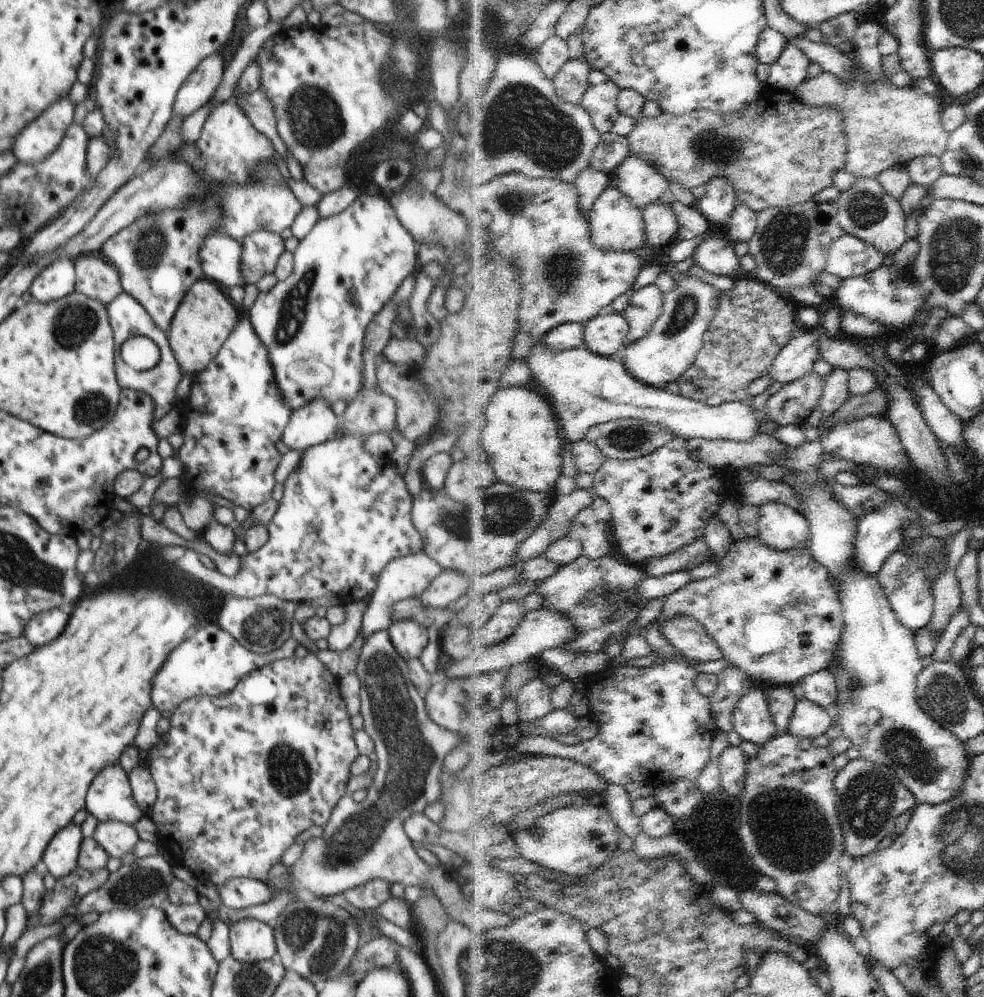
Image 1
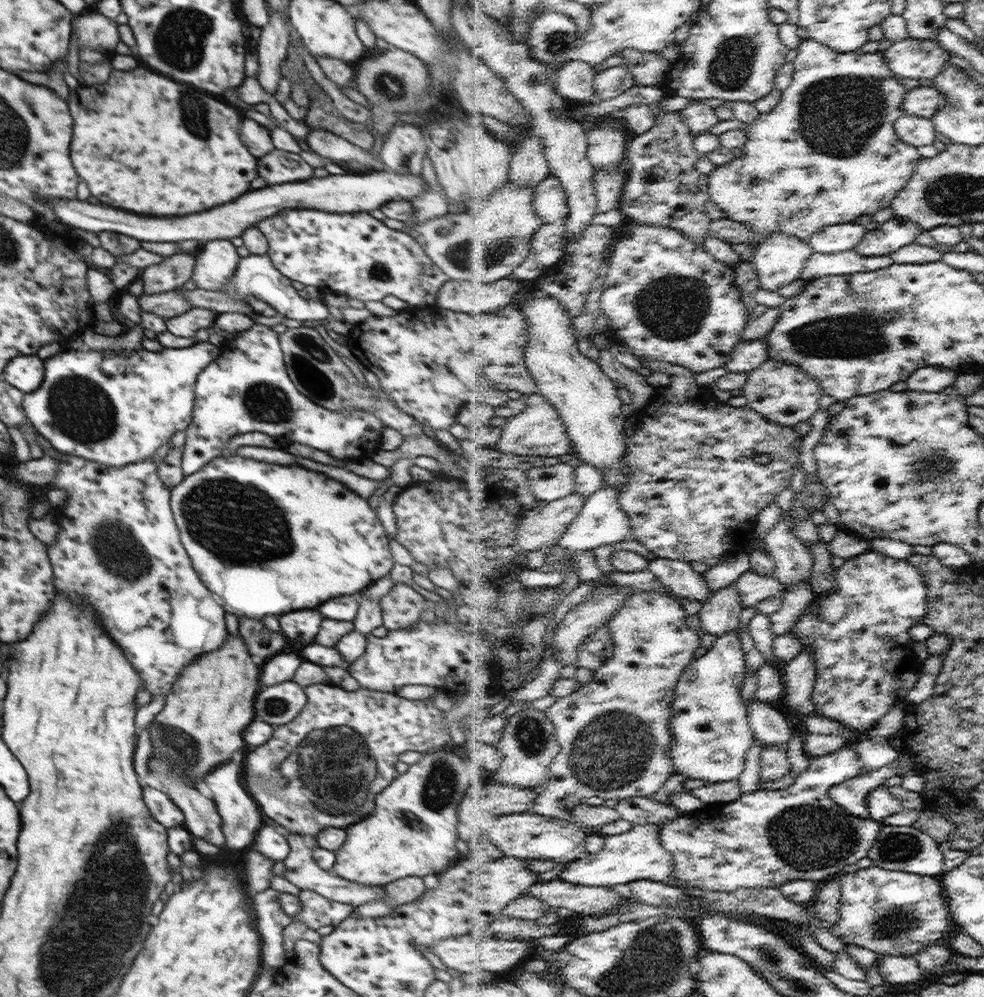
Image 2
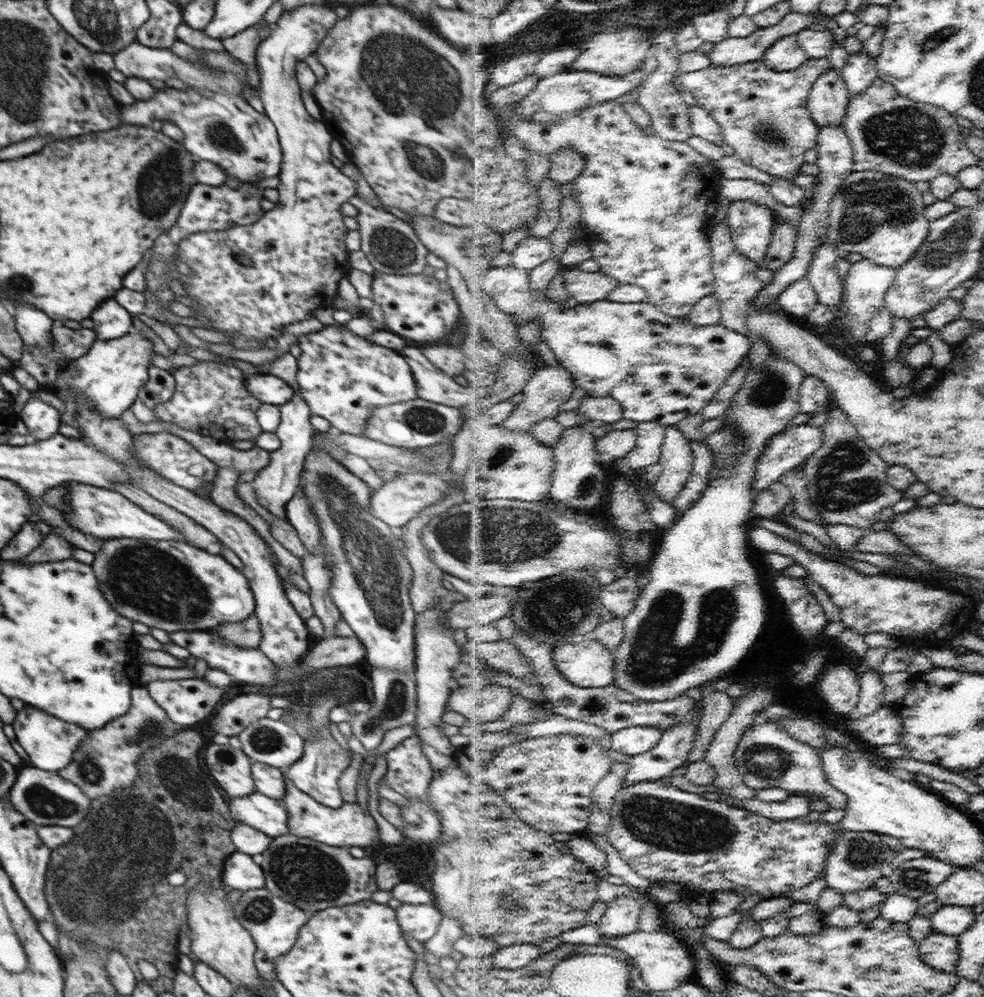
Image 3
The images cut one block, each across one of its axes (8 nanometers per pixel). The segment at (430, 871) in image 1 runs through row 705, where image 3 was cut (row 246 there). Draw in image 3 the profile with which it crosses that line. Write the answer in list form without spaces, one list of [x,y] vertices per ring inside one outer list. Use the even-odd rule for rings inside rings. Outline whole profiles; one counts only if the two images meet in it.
[[[356,194],[349,200],[352,206],[358,208],[355,217],[358,223],[358,232],[361,234],[361,251],[374,270],[384,274],[398,274],[400,276],[417,275],[426,268],[427,248],[417,237],[412,225],[396,218],[385,209],[376,207]]]

